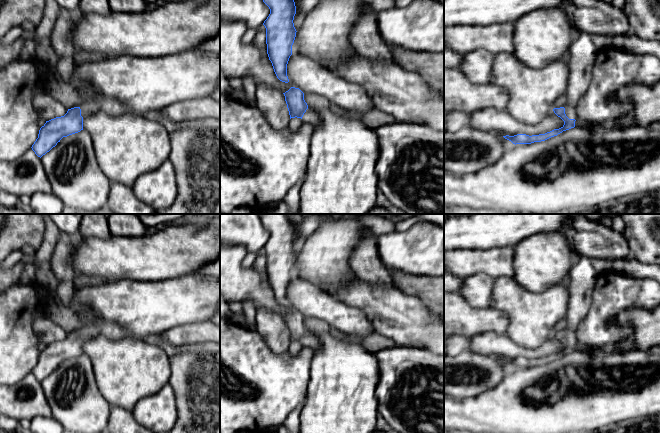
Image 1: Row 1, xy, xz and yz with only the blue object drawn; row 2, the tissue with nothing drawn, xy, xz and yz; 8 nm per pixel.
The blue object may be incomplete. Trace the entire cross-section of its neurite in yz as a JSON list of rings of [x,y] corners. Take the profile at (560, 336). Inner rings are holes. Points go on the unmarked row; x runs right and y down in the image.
[[[566,328],[564,331],[554,332],[554,337],[564,345],[564,349],[559,353],[554,353],[545,358],[539,359],[526,359],[526,358],[517,358],[514,360],[503,360],[505,363],[511,365],[513,368],[531,368],[534,366],[545,365],[551,361],[557,360],[563,355],[569,354],[575,351],[575,345],[577,344],[576,332],[571,331]]]

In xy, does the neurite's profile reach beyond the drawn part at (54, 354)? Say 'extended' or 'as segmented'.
extended

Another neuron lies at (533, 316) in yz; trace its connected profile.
[[[501,277],[495,280],[491,306],[509,316],[506,334],[518,345],[527,349],[536,349],[554,333],[555,325],[566,318],[569,304],[569,290],[561,284],[546,291],[533,293],[521,286],[514,277]]]

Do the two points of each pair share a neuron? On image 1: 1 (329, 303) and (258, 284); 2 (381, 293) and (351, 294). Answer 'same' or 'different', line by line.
1: same
2: same

